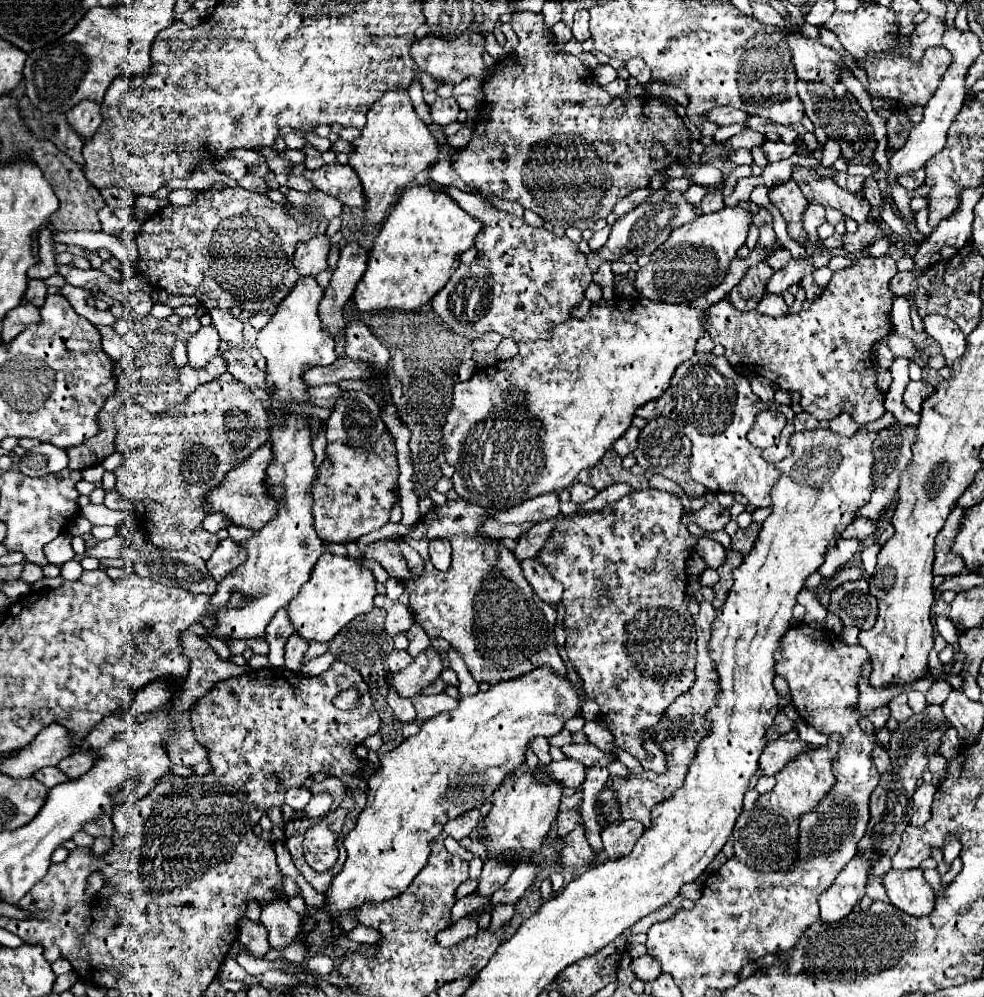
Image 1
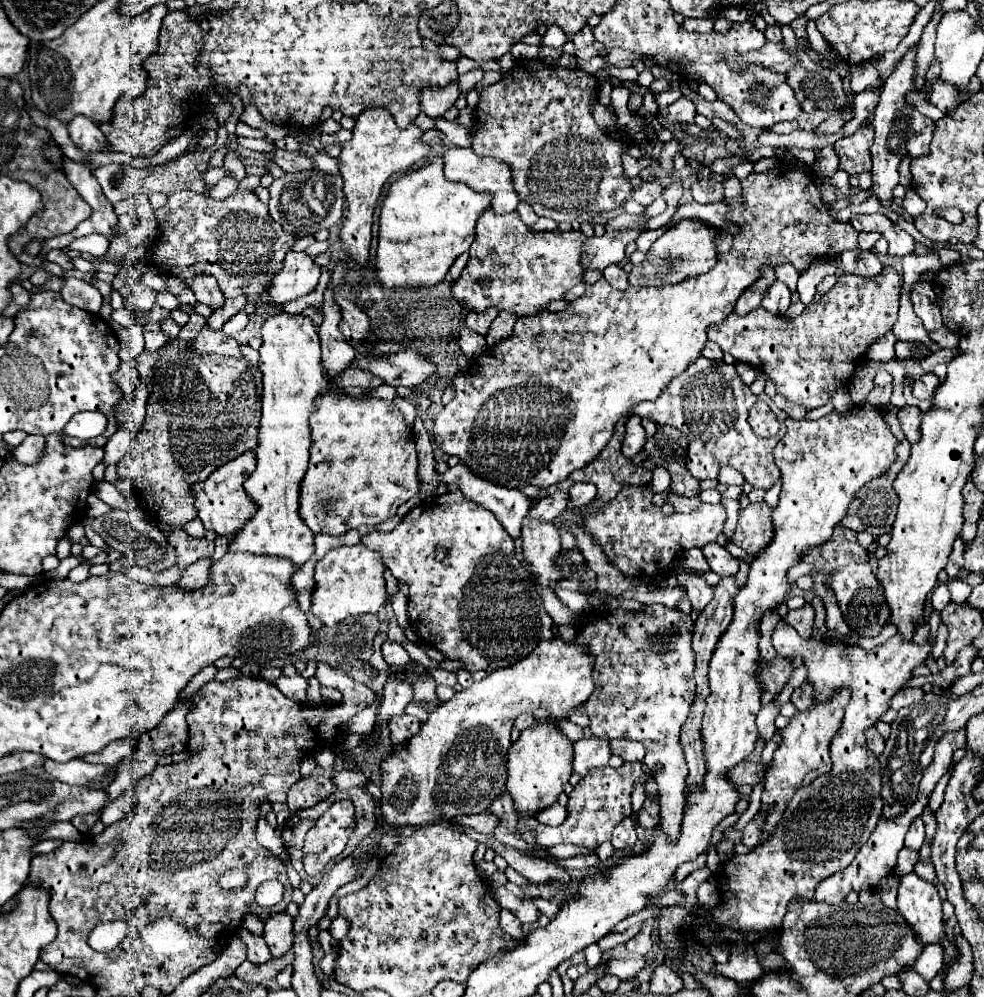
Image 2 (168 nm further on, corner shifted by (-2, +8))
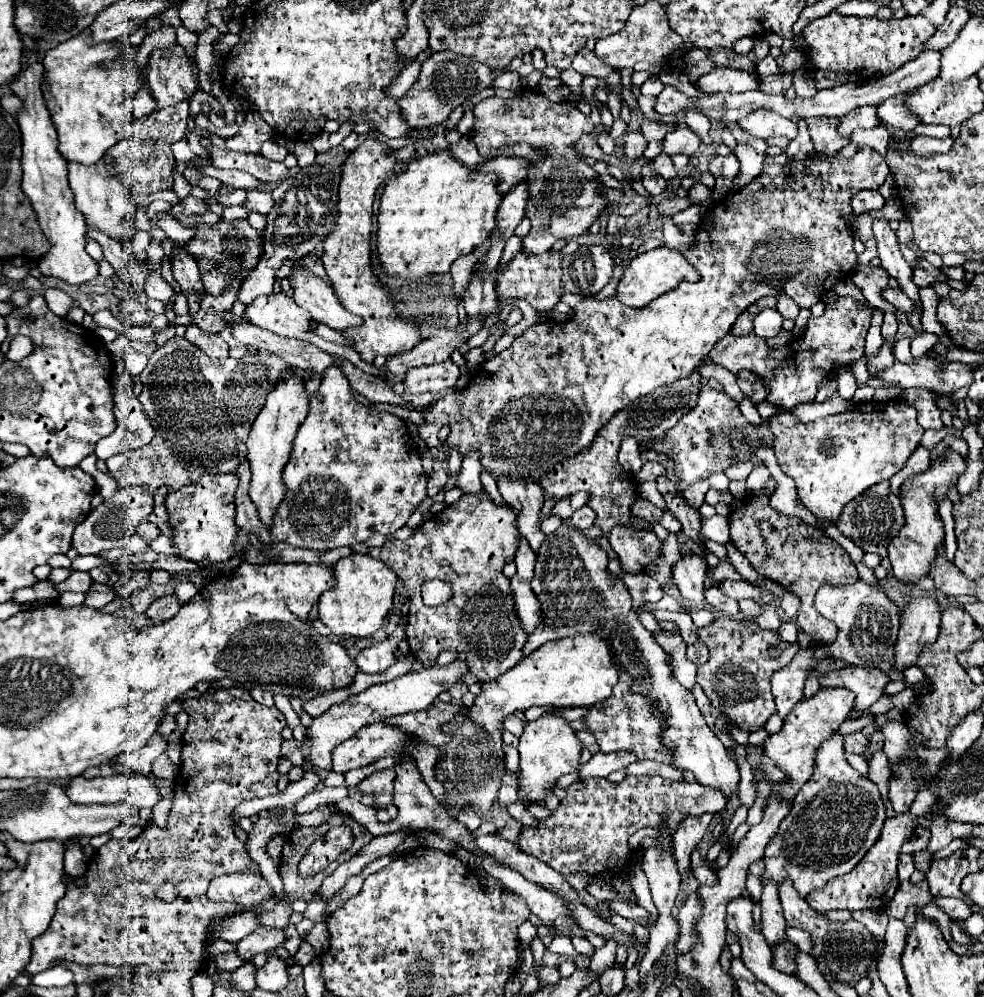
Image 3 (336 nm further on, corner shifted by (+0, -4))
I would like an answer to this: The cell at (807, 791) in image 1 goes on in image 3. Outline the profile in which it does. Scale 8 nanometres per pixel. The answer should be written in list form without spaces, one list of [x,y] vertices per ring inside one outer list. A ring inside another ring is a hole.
[[[823,688],[813,698],[799,700],[793,712],[785,718],[781,732],[771,734],[769,740],[763,744],[765,756],[769,756],[775,762],[775,766],[787,776],[785,782],[777,784],[777,792],[783,800],[793,800],[799,788],[809,780],[809,776],[813,776],[817,748],[847,720],[853,708],[853,700],[855,696],[847,688]]]

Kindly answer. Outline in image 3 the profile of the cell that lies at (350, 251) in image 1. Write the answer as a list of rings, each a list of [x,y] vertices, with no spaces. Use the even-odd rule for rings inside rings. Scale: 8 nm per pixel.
[[[333,354],[333,364],[325,370],[321,386],[311,396],[309,414],[293,442],[293,456],[283,470],[287,494],[271,528],[271,538],[277,538],[277,542],[311,550],[333,550],[365,542],[377,532],[391,536],[395,530],[405,526],[407,518],[427,498],[427,474],[421,468],[419,452],[413,452],[407,424],[389,412],[369,410],[357,402],[351,394],[349,380],[343,374],[343,360],[343,356]]]

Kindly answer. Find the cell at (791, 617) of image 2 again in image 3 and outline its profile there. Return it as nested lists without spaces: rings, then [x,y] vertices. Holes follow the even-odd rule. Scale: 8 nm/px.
[[[723,616],[711,622],[709,626],[701,628],[699,636],[709,648],[709,662],[697,668],[697,684],[705,690],[713,708],[735,720],[739,728],[745,730],[763,728],[767,718],[775,714],[771,676],[773,672],[787,666],[801,646],[797,642],[795,644],[783,642],[779,632],[763,630],[753,620],[737,620],[731,616]],[[771,644],[777,644],[781,648],[779,658],[773,658],[769,654]]]

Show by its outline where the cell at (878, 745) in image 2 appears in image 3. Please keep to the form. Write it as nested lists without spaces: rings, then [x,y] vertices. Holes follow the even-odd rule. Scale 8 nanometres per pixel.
[[[853,732],[853,734],[845,736],[845,750],[851,752],[851,754],[863,756],[863,752],[865,752],[865,740],[867,740],[867,736],[863,732]]]

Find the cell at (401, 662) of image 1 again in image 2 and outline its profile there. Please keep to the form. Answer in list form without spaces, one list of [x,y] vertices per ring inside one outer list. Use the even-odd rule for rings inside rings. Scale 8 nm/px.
[[[385,640],[385,642],[383,642],[381,654],[383,654],[383,658],[385,658],[385,662],[387,662],[389,666],[405,666],[405,664],[409,664],[409,654],[407,654],[407,650],[405,650],[401,644],[393,642],[393,640]]]

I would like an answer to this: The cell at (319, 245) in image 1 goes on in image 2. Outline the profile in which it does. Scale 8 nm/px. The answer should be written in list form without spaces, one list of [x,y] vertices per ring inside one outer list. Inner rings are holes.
[[[287,252],[283,268],[273,276],[269,286],[269,302],[273,306],[283,306],[289,300],[297,300],[315,290],[321,270],[313,258],[303,252]]]

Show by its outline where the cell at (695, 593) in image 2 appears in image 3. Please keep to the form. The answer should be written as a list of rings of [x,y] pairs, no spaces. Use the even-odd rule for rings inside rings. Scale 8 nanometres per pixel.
[[[683,556],[673,568],[675,584],[681,592],[681,596],[689,602],[705,602],[705,574],[707,564],[699,556]]]

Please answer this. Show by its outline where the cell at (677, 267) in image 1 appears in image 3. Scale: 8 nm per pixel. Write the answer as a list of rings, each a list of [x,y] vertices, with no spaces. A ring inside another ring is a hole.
[[[661,246],[661,248],[655,248],[651,252],[645,252],[645,254],[635,256],[627,264],[627,268],[623,272],[623,278],[619,280],[619,286],[617,286],[617,298],[623,304],[631,306],[631,308],[641,308],[641,306],[647,306],[651,300],[659,298],[661,294],[677,288],[683,280],[697,282],[699,280],[697,270],[685,260],[685,256],[681,256],[679,250]]]

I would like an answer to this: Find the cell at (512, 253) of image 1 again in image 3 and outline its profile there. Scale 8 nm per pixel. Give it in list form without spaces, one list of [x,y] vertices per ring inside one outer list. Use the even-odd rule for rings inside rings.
[[[549,250],[545,254],[529,256],[525,252],[519,252],[511,262],[499,264],[495,272],[495,292],[499,304],[511,304],[513,300],[527,300],[537,312],[549,312],[555,308],[555,304],[565,294],[563,282],[561,282],[561,260],[563,252]]]

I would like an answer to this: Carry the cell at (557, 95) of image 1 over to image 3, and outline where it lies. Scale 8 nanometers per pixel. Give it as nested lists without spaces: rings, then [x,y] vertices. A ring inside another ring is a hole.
[[[529,88],[519,92],[515,98],[489,98],[473,106],[475,126],[473,142],[485,158],[495,158],[495,150],[513,142],[527,142],[533,150],[545,150],[543,160],[529,162],[529,208],[527,218],[531,220],[531,230],[523,238],[523,252],[541,254],[551,250],[555,240],[581,236],[595,224],[607,208],[605,186],[599,174],[585,162],[581,154],[575,154],[573,142],[583,134],[593,130],[593,122],[577,106],[569,102],[551,102],[542,92]]]

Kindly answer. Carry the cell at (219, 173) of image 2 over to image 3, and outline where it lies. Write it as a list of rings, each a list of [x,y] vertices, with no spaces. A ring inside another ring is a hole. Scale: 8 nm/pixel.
[[[187,196],[185,200],[173,205],[170,212],[173,215],[177,214],[203,214],[209,210],[209,202],[205,200],[199,200],[199,198],[193,198],[193,196]]]

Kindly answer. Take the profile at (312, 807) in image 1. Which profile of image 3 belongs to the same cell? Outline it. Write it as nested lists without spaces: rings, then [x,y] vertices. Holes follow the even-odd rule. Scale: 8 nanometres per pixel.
[[[381,770],[381,772],[375,772],[371,776],[367,776],[365,780],[361,780],[357,784],[357,790],[361,794],[373,794],[373,792],[393,792],[393,776],[395,772],[393,770]]]

